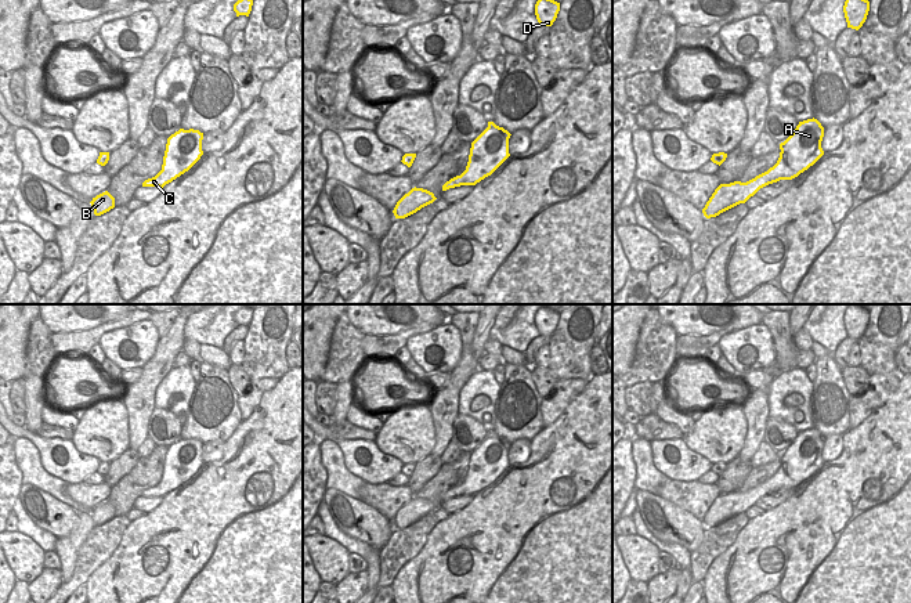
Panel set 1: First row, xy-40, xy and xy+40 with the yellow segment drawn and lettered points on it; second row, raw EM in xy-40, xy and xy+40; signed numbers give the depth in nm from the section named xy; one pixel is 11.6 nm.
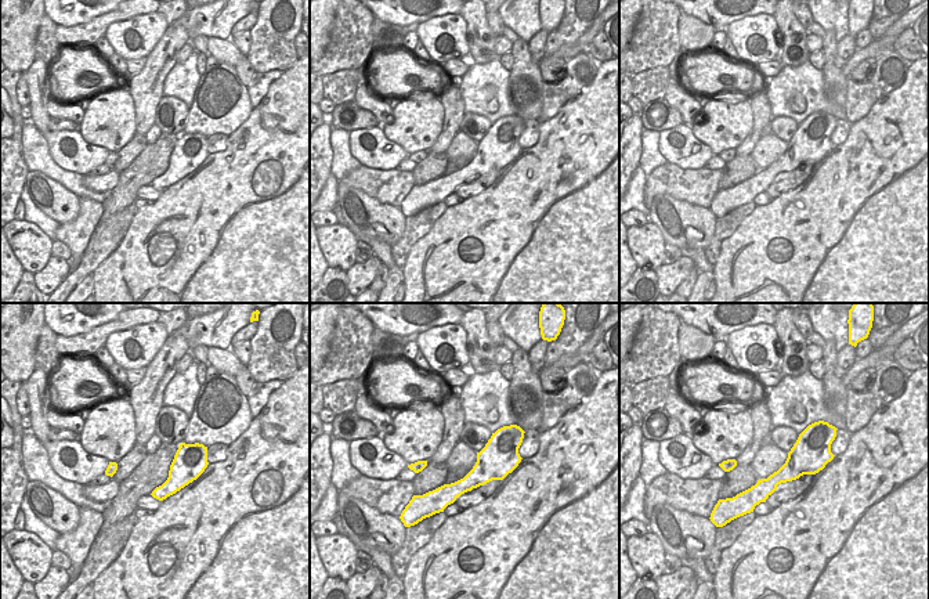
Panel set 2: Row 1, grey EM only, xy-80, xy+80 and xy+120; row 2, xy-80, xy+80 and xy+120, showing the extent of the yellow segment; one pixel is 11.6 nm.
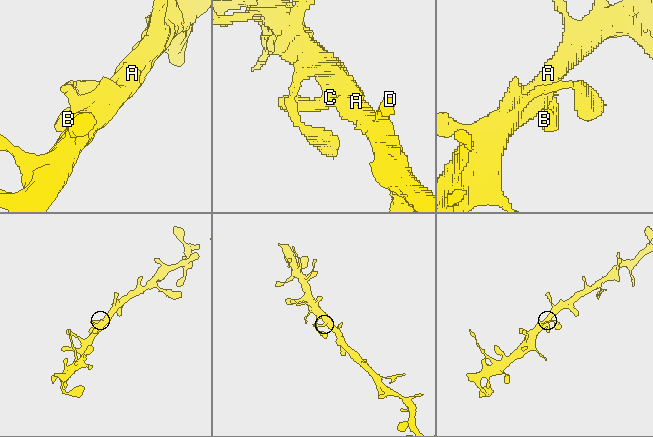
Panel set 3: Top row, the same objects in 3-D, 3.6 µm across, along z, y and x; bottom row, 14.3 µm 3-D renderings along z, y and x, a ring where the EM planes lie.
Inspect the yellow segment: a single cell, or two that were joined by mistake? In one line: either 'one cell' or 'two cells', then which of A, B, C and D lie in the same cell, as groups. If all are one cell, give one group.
one cell; A B C D

